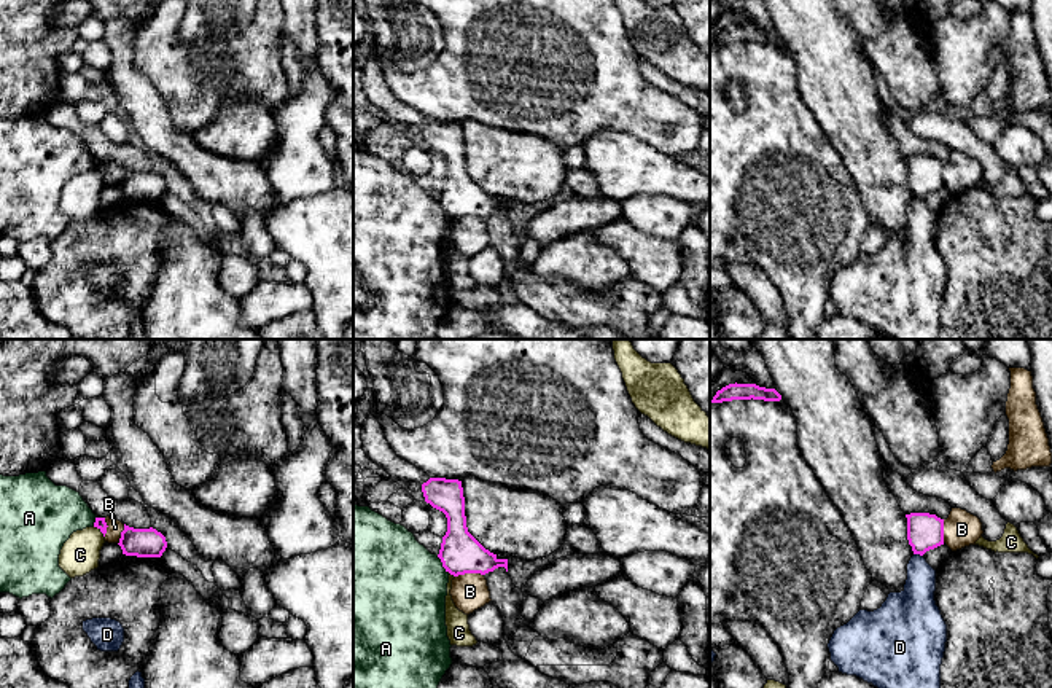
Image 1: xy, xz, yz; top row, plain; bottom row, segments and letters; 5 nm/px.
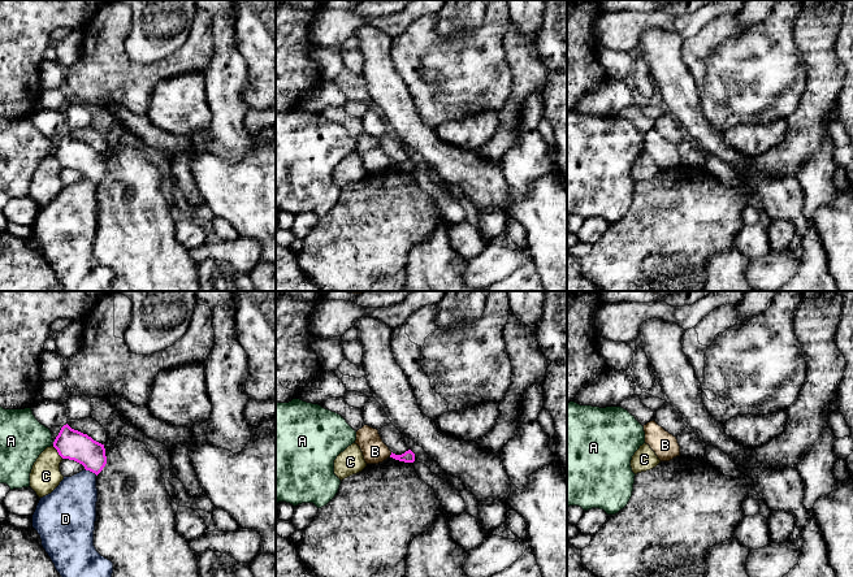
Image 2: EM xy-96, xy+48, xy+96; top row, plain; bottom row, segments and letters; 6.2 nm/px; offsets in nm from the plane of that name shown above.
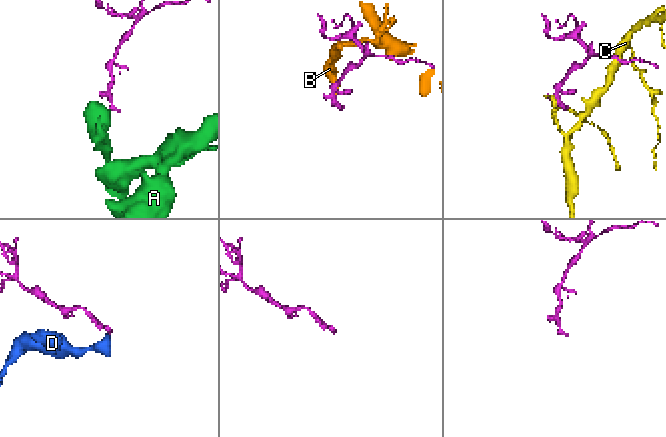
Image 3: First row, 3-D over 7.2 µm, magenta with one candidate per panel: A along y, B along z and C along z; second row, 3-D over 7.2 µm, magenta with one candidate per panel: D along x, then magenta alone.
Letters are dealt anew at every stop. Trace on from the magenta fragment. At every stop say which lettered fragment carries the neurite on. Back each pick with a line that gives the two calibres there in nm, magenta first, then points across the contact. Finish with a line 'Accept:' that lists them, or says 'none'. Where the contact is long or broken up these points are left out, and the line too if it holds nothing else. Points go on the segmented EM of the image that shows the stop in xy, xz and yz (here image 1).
Accept: none

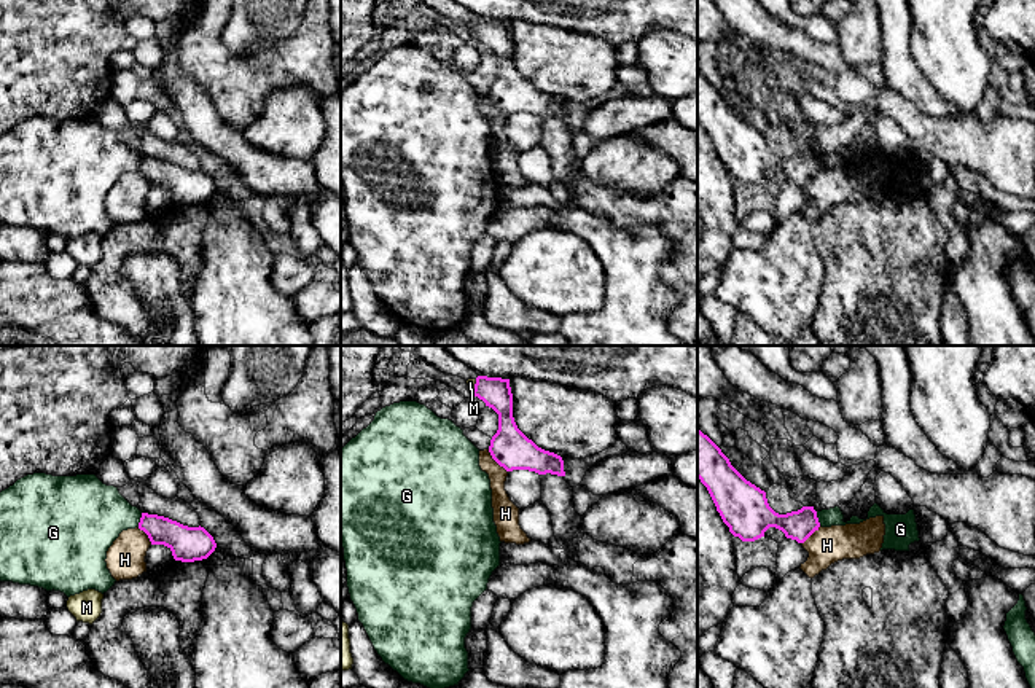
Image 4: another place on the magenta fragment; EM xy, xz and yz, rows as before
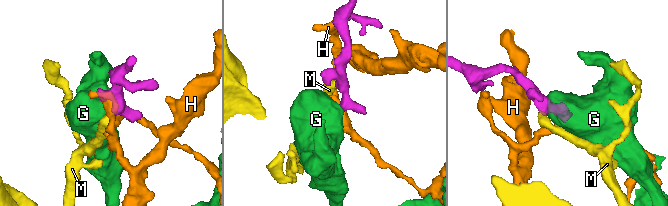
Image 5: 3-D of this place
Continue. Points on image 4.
M: calibres 160 and 40 nm; way xz (496, 392), (475, 386), (470, 383)
Accept: M

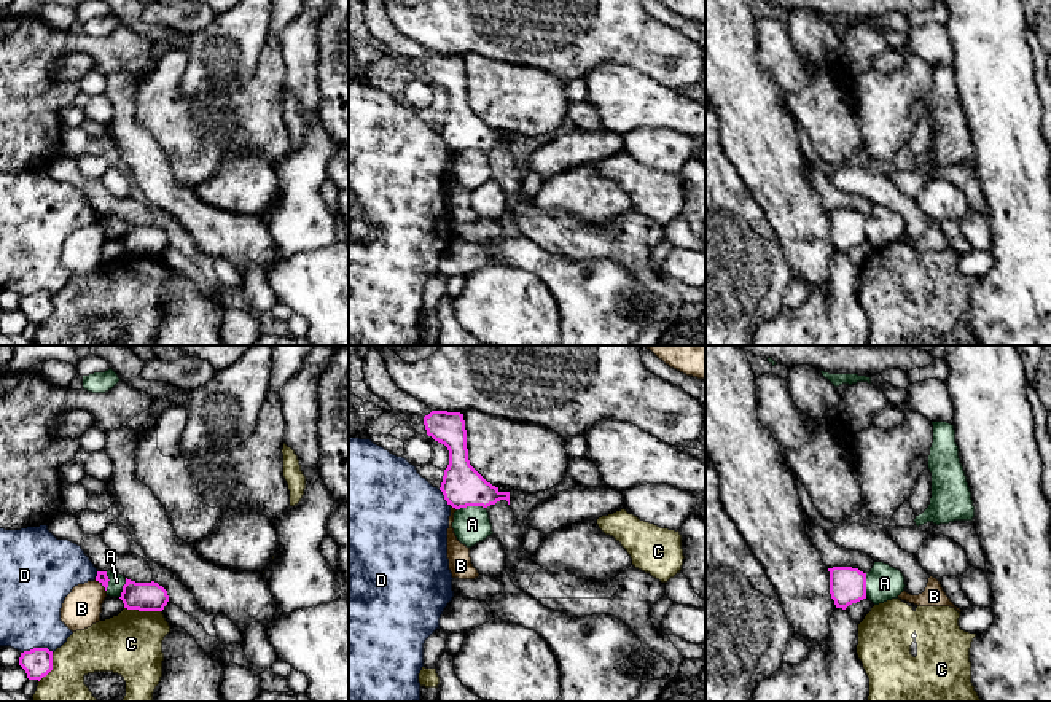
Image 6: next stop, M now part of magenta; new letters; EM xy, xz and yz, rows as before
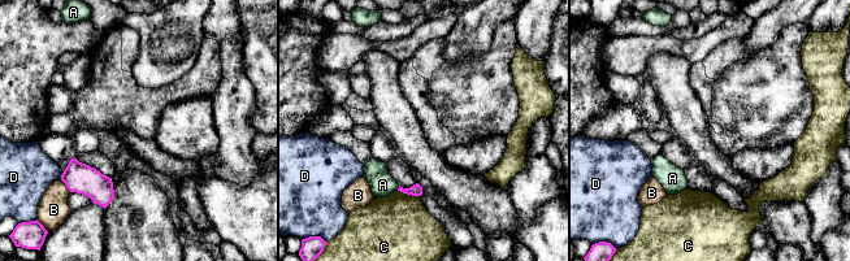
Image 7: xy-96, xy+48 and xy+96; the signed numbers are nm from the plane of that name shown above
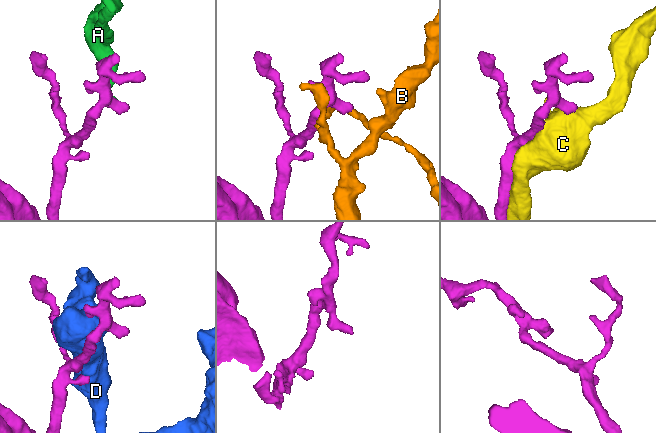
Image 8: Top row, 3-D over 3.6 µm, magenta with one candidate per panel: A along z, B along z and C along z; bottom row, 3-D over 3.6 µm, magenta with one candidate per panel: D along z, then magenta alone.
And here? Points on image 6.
Accept: none

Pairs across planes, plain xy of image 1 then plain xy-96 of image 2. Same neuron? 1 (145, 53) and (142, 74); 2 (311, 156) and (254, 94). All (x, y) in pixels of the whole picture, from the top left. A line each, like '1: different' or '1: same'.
1: same
2: different

